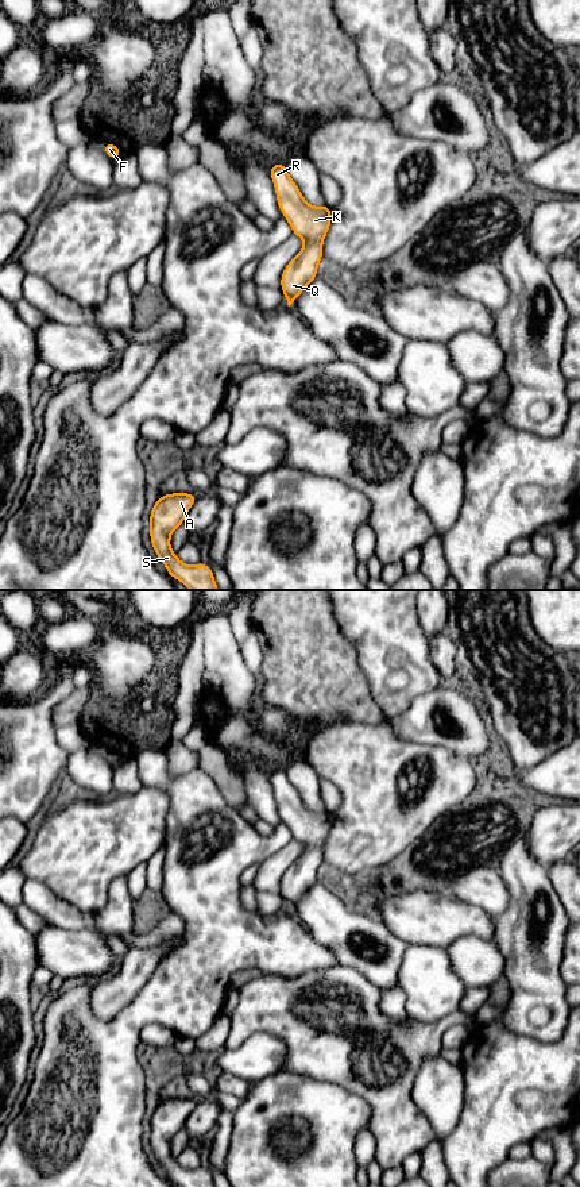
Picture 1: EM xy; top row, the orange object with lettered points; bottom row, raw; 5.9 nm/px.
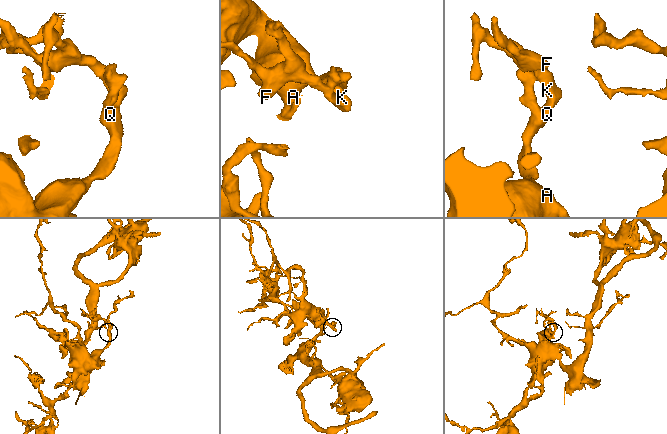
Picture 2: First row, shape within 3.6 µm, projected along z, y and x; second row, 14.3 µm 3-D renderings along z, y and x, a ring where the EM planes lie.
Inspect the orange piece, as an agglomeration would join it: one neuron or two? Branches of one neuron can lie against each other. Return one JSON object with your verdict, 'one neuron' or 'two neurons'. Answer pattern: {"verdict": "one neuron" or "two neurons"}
{"verdict": "one neuron"}

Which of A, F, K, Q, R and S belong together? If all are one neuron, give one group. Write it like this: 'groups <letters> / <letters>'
groups A F K Q R S

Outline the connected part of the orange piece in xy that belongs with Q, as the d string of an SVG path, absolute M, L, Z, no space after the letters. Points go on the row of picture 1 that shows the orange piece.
M275 163L270 170L278 207L293 235L303 239L303 248L286 265L281 288L290 307L309 284L316 280L322 253L322 243L332 221L332 209L313 207L302 196L289 176L286 165Z

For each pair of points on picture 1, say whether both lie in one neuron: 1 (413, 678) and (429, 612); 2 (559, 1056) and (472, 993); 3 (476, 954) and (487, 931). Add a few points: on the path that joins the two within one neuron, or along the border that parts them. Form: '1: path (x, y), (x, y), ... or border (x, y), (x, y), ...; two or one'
1: border (414, 604), (432, 663); two
2: border (490, 987), (490, 997), (487, 999); two
3: border (492, 937), (461, 936), (453, 941); two

